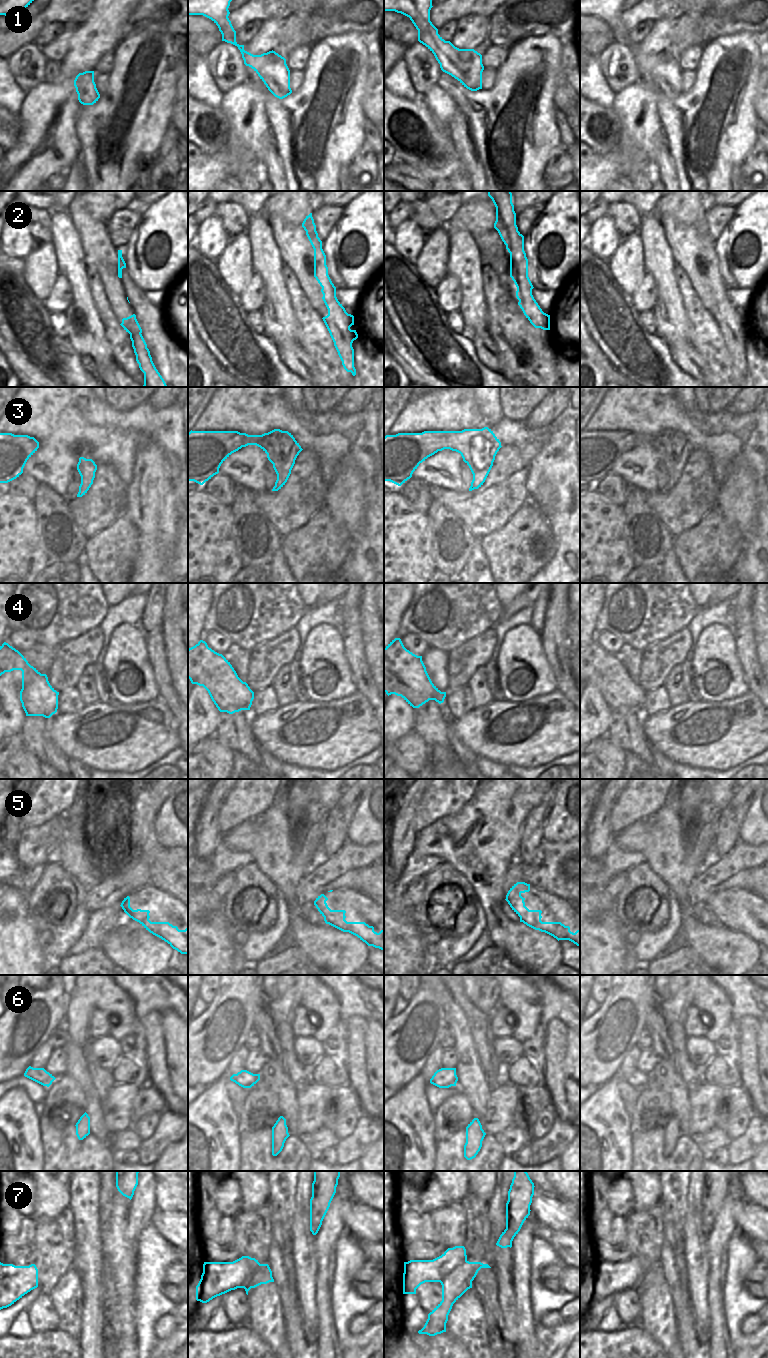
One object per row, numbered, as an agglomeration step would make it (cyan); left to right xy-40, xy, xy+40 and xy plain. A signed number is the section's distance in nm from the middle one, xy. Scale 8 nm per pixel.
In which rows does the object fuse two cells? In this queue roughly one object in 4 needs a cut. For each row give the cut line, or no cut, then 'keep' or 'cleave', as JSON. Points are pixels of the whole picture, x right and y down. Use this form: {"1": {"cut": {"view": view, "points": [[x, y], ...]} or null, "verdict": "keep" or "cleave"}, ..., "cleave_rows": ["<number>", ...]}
{"1": {"cut": null, "verdict": "keep"}, "2": {"cut": null, "verdict": "keep"}, "3": {"cut": null, "verdict": "keep"}, "4": {"cut": null, "verdict": "keep"}, "5": {"cut": null, "verdict": "keep"}, "6": {"cut": null, "verdict": "keep"}, "7": {"cut": {"view": "xy+40", "points": [[466, 1259], [440, 1282]]}, "verdict": "cleave"}, "cleave_rows": ["7"]}

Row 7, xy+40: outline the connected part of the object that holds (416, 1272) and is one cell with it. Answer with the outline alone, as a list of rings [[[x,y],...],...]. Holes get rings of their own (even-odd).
[[[455,1246],[433,1260],[404,1262],[403,1294],[416,1294],[416,1289],[425,1282],[443,1282],[466,1260],[465,1247]]]

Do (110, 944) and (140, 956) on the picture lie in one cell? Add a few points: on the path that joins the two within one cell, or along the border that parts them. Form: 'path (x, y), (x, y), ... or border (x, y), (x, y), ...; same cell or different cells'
path (117, 950), (123, 955), (133, 956); same cell

